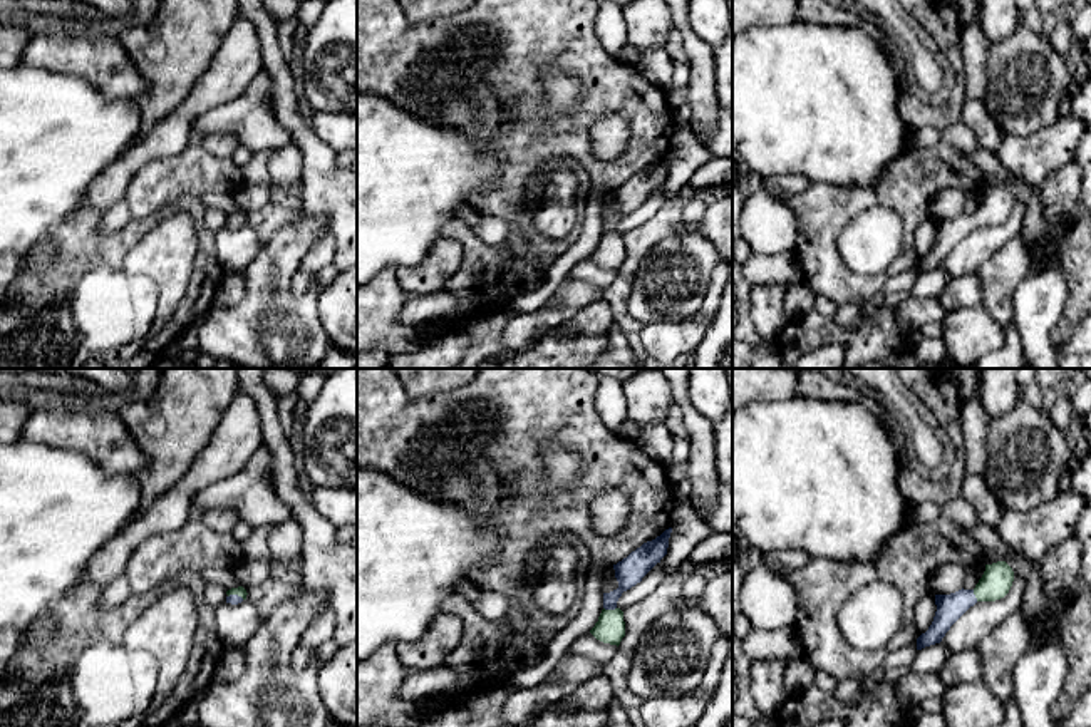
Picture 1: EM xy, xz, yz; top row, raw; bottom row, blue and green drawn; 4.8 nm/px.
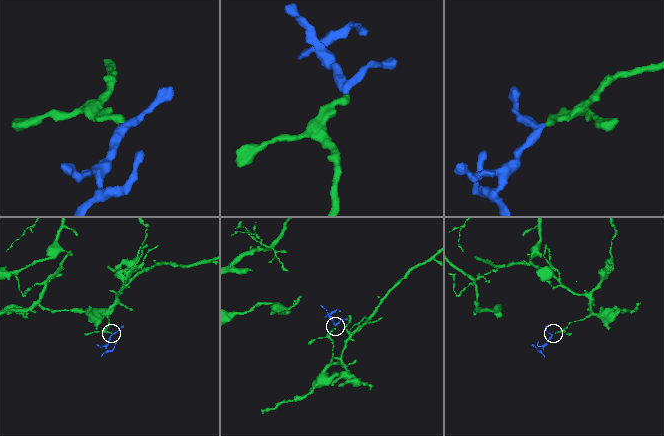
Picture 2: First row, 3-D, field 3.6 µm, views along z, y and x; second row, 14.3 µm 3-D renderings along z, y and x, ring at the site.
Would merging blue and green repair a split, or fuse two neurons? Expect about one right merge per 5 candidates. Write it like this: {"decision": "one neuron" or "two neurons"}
{"decision": "one neuron"}

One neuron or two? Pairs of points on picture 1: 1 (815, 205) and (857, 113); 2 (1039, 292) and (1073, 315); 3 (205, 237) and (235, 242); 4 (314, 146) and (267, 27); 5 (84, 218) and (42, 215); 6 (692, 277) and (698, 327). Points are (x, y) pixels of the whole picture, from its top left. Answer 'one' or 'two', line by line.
1: two
2: two
3: two
4: one
5: two
6: two

